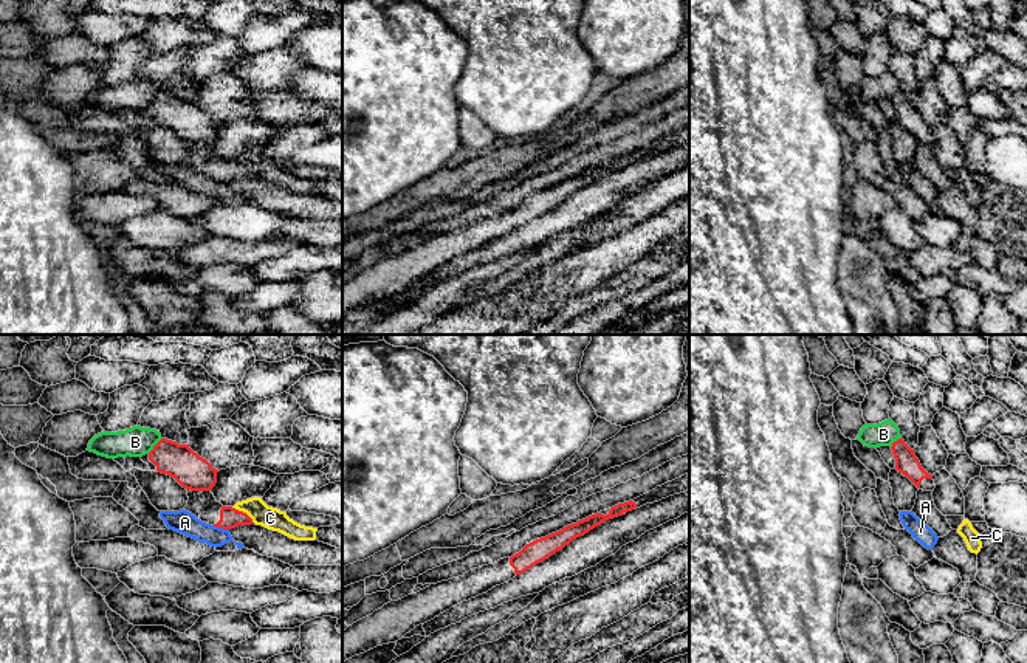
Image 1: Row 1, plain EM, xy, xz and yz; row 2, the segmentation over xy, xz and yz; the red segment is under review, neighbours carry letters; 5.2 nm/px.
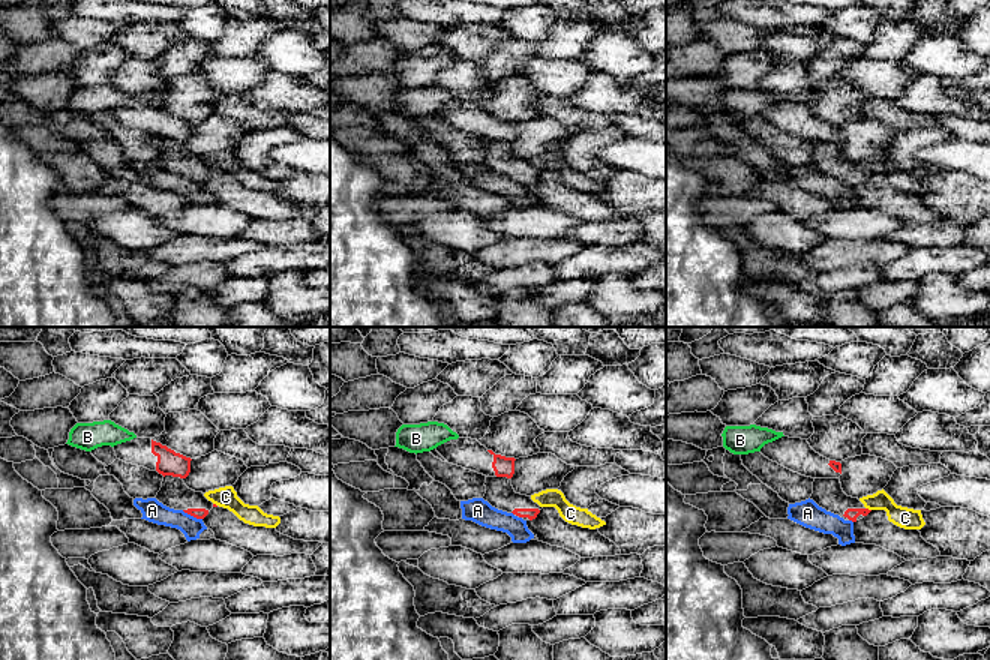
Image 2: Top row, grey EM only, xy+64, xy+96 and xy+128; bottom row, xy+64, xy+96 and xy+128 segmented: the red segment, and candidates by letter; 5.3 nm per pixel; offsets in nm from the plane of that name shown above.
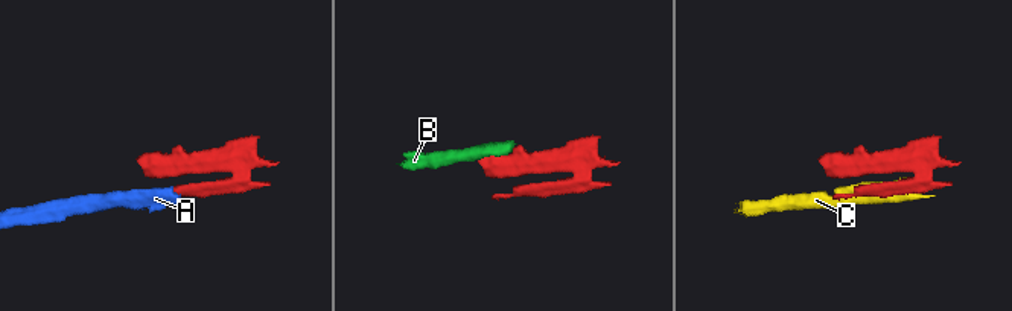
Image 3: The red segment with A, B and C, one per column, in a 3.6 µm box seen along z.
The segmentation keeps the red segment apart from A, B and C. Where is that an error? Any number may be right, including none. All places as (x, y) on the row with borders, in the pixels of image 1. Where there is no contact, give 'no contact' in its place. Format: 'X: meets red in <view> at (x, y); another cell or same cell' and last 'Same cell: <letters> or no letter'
A: meets red in xy at (220, 527); another cell
B: meets red in xy at (154, 446); another cell
C: meets red in xy at (242, 511); another cell
Same cell: no letter

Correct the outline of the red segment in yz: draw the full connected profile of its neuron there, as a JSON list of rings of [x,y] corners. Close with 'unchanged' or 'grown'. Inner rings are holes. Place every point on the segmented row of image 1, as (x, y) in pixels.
[[[903,438],[894,441],[891,449],[898,472],[908,477],[919,490],[934,491],[936,485],[933,476],[922,468],[914,449],[911,449]]]; grown

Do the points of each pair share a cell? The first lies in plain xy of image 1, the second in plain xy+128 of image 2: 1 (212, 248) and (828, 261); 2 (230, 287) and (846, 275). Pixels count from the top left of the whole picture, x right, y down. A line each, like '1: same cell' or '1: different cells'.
1: same cell
2: same cell

